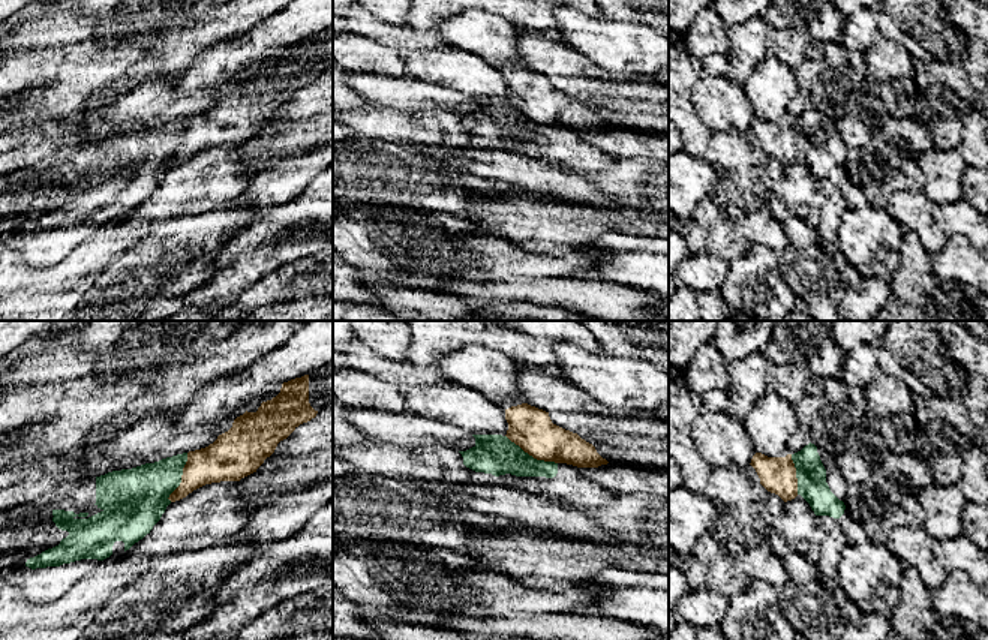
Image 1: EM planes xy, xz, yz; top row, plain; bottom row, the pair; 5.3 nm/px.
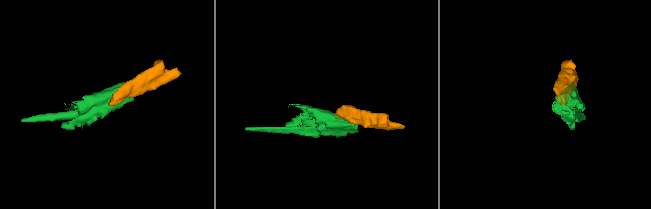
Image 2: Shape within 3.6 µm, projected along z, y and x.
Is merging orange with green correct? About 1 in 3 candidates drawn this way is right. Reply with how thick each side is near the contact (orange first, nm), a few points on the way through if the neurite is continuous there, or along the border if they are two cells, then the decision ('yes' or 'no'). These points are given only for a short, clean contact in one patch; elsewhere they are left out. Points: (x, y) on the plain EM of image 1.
220 nm thick on the orange side, 220 nm on the other; border along xz (505, 99), (534, 122), (556, 128); no

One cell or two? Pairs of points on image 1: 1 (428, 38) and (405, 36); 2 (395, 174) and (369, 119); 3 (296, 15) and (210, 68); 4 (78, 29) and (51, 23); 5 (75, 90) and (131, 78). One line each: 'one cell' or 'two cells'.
1: one cell
2: two cells
3: one cell
4: one cell
5: two cells

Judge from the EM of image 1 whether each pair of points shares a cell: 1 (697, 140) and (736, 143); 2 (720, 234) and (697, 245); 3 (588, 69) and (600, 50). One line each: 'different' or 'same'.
1: different
2: different
3: different

